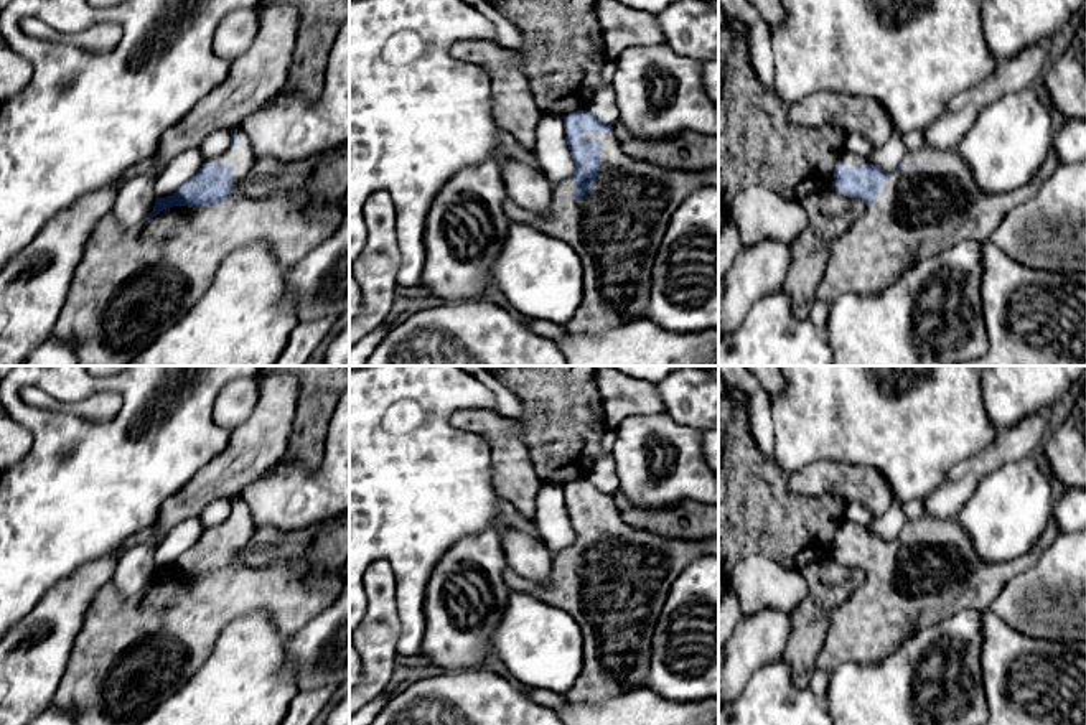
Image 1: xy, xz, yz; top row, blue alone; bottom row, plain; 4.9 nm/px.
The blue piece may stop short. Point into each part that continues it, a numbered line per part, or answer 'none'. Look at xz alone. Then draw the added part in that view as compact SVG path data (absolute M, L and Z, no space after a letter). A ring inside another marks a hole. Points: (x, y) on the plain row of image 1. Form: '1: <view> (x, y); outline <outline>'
1: xz (617, 600); outline M613 501L582 506L600 512L600 540L587 568L570 568L575 555L567 547L552 552L545 583L504 573L511 590L562 608L578 623L583 666L565 699L580 705L648 687L651 638L672 583L697 557L719 557L719 534L674 539L626 524Z

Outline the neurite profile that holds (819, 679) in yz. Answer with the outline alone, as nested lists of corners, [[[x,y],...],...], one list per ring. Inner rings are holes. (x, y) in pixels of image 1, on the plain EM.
[[[817,667],[811,674],[809,689],[821,700],[826,699],[829,679],[831,679],[831,674],[827,674],[827,672],[824,672],[824,671],[817,669]]]

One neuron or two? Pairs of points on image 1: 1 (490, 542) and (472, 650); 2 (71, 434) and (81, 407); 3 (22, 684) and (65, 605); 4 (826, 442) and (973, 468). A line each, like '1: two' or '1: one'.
1: one
2: two
3: one
4: two

